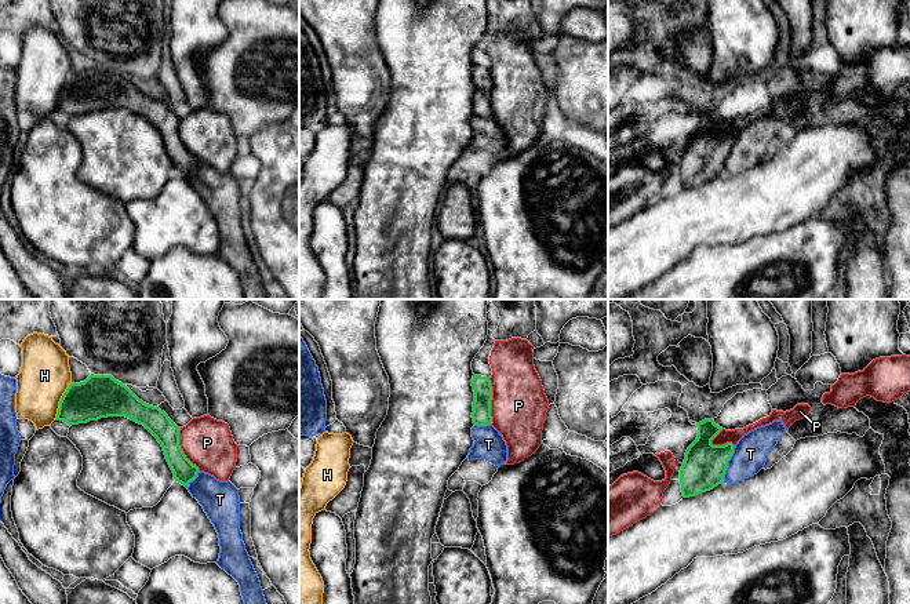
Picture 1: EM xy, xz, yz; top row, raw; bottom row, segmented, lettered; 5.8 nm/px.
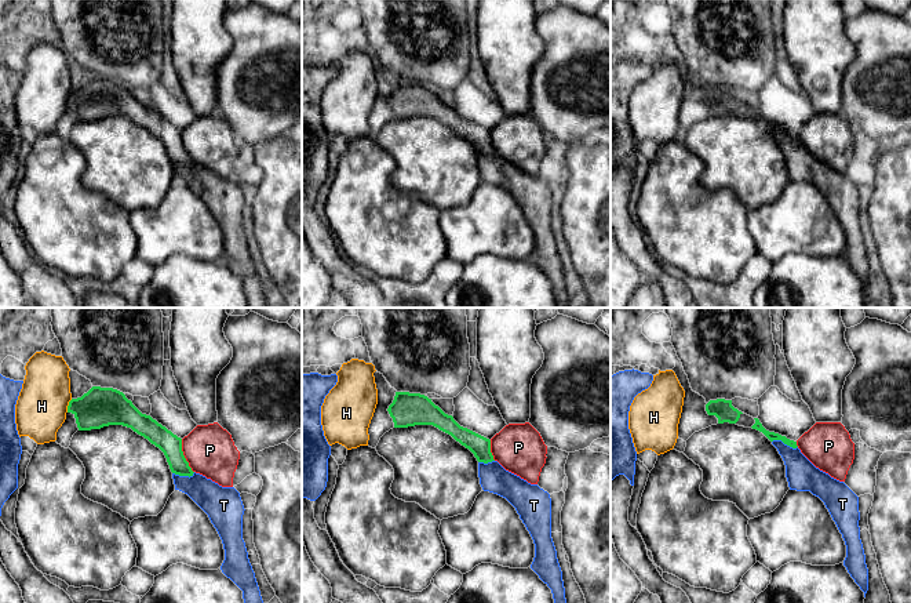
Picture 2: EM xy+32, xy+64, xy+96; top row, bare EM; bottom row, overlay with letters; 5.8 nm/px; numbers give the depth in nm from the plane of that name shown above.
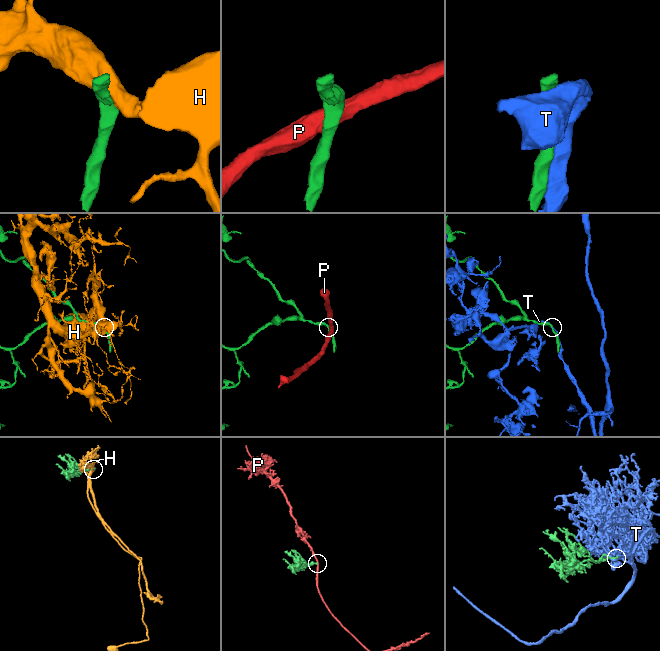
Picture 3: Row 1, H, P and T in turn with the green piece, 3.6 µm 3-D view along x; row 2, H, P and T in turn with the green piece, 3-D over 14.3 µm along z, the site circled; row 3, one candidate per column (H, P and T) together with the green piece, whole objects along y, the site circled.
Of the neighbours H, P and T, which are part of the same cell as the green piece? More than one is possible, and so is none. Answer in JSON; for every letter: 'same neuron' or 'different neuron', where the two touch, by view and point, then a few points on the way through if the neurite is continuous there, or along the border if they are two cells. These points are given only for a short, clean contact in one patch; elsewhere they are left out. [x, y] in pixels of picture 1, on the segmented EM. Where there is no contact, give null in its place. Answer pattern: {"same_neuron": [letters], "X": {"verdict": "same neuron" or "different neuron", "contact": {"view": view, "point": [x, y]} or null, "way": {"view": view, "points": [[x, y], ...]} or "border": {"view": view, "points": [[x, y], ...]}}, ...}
{"same_neuron": ["T"], "H": {"verdict": "different neuron", "contact": {"view": "xy", "point": [59, 401]}}, "P": {"verdict": "different neuron", "contact": {"view": "xz", "point": [490, 401]}}, "T": {"verdict": "same neuron", "contact": {"view": "yz", "point": [727, 464]}}}

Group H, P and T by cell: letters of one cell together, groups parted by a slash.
H / P / T

